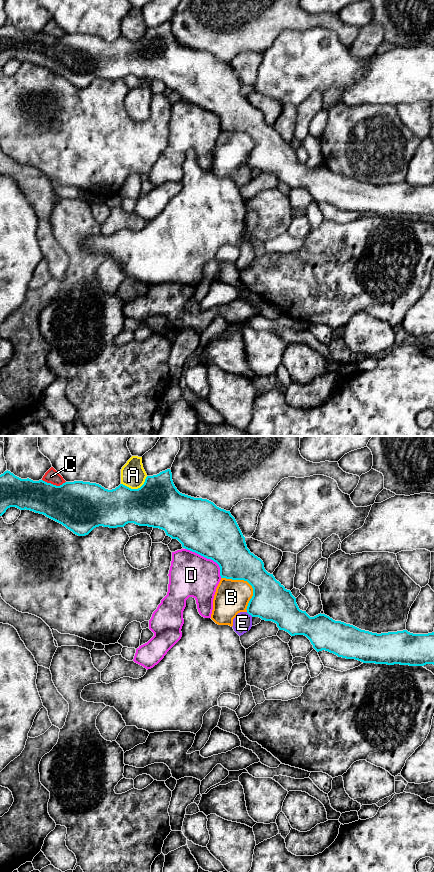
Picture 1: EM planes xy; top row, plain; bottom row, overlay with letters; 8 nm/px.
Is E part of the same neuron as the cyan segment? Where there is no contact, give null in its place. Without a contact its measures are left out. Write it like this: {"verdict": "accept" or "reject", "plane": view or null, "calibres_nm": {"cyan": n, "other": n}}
{"verdict": "reject", "plane": "xy", "calibres_nm": {"cyan": 300, "other": 150}}

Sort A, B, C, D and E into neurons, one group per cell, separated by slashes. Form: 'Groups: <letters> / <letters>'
Groups: A / B E / C / D

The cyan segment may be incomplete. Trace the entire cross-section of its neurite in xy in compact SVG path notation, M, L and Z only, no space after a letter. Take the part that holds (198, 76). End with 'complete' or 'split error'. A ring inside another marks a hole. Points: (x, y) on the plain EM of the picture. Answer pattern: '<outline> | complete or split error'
M170 21L147 28L138 41L120 36L112 42L83 33L56 38L43 32L21 31L7 22L0 27L0 68L10 59L43 66L78 88L88 87L99 78L117 80L128 75L162 81L167 88L177 91L183 100L216 114L221 130L247 133L253 140L253 148L246 161L249 167L272 173L279 182L291 188L306 188L317 204L325 202L338 209L363 215L434 217L434 184L413 186L403 182L377 186L335 173L325 166L310 169L306 163L300 162L291 143L268 125L263 113L247 100L245 89L230 63L217 59L207 51L180 45L173 35Z | complete

